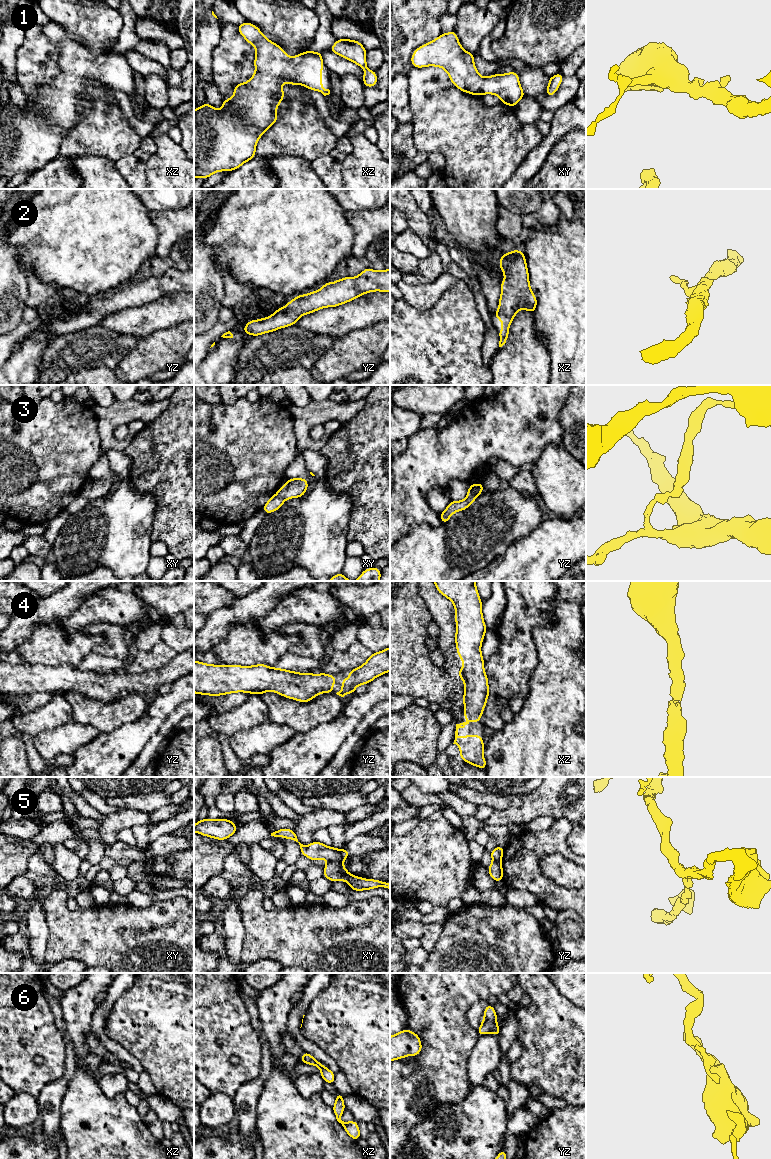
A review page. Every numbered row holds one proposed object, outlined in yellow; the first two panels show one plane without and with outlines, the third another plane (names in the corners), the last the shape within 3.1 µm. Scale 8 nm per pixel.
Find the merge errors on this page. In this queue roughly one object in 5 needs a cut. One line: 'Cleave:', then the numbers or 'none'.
Cleave: 3, 5

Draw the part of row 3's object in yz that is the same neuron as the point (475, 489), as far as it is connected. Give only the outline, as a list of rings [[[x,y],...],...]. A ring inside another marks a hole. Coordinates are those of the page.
[[[474,483],[469,486],[467,497],[476,497],[484,491],[482,483]]]

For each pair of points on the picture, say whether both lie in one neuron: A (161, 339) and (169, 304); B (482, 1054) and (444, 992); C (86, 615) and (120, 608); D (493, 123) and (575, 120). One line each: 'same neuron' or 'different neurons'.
A: different neurons
B: different neurons
C: same neuron
D: different neurons

